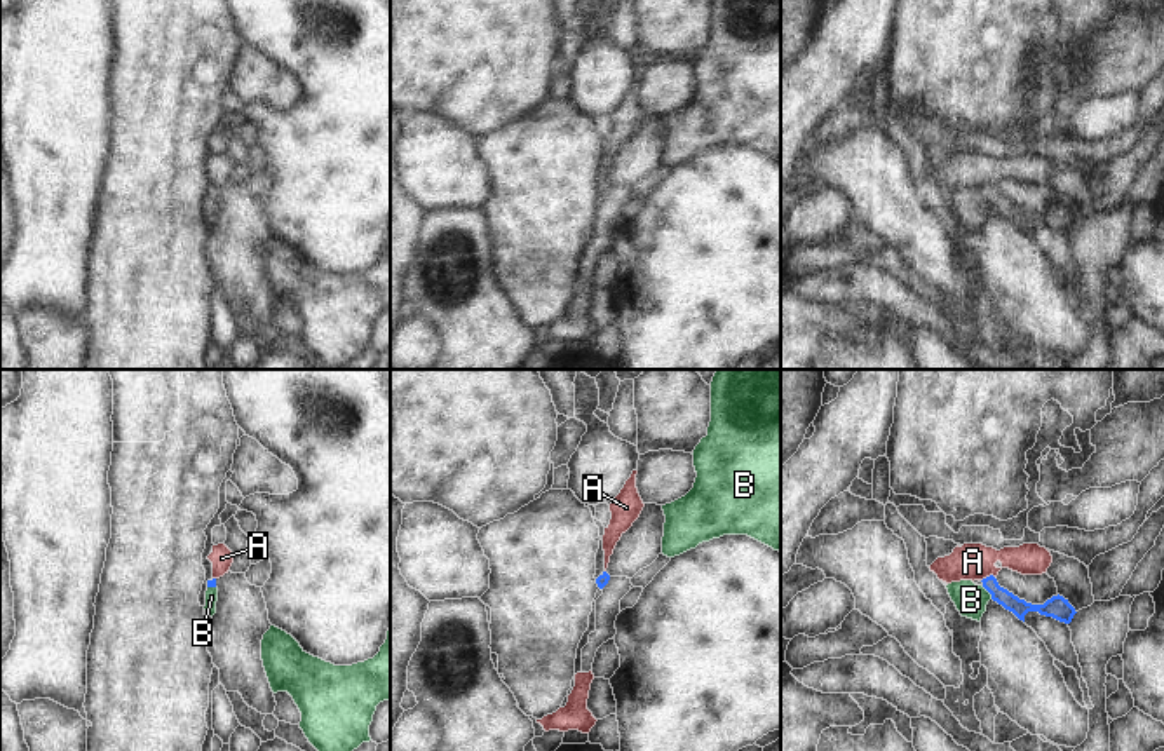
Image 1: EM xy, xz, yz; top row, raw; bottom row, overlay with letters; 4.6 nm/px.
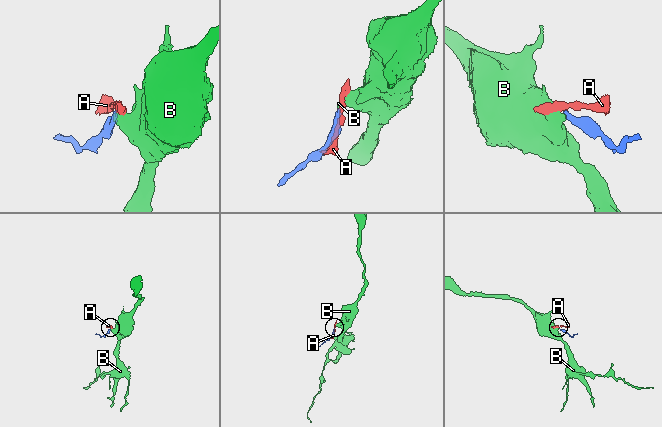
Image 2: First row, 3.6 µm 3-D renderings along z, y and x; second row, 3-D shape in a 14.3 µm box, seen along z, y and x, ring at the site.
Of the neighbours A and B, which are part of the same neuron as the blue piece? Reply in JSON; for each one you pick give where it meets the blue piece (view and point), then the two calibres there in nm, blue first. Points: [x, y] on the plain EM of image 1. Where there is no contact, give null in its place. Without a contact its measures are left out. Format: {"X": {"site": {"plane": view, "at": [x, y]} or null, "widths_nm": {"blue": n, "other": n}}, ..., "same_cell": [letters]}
{"B": {"site": {"plane": "yz", "at": [988, 201]}, "widths_nm": {"blue": 80, "other": 150}}, "same_cell": ["B"]}

